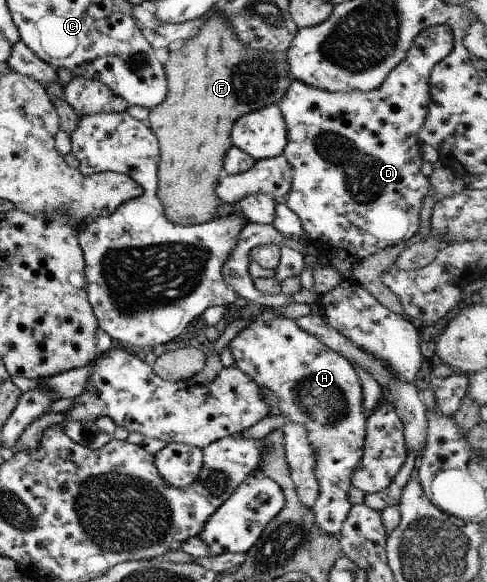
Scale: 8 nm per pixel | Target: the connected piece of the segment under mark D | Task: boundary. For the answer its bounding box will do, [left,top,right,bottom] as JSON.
[276,25,453,263]

